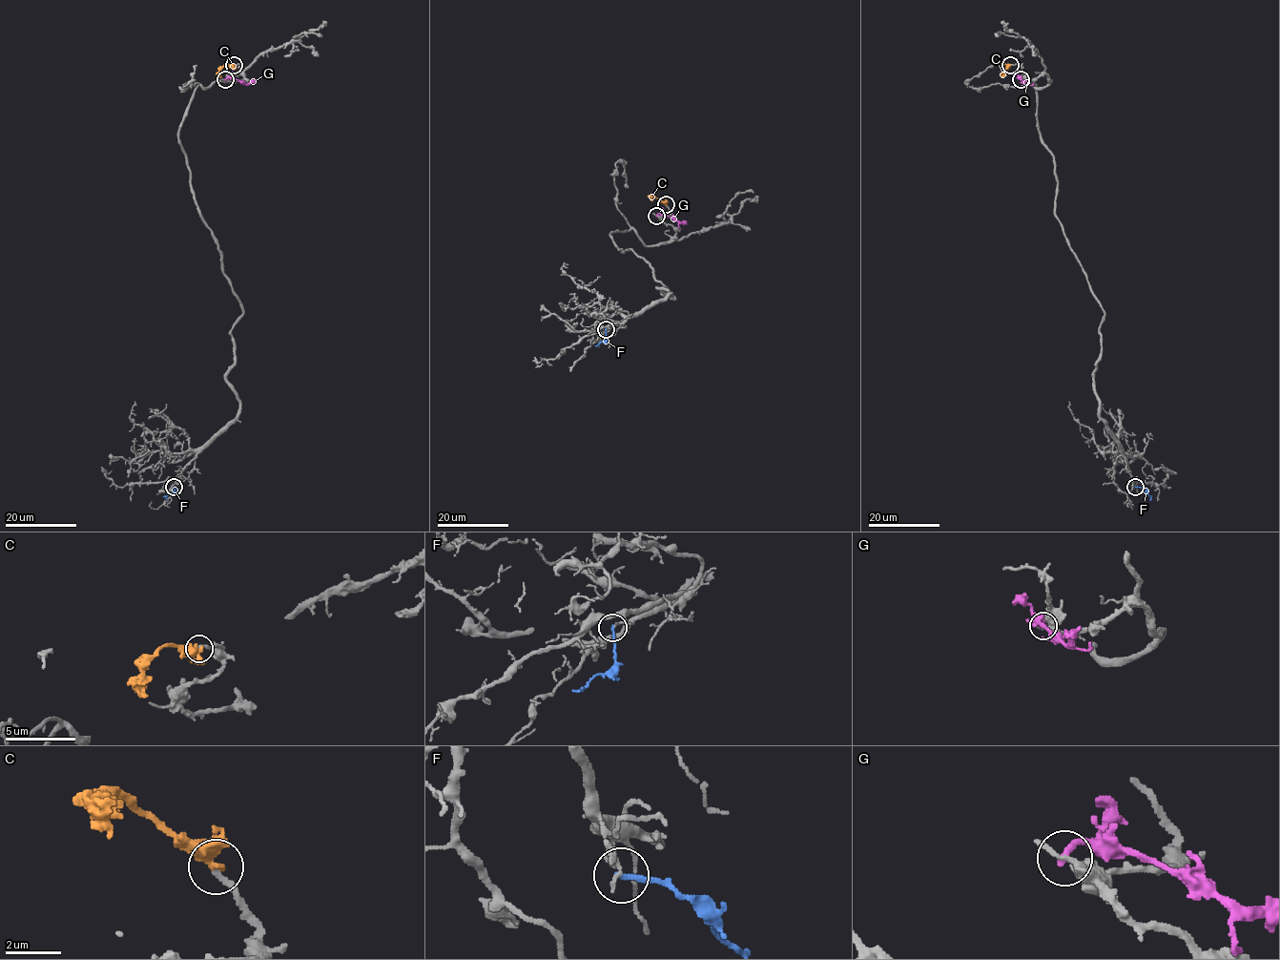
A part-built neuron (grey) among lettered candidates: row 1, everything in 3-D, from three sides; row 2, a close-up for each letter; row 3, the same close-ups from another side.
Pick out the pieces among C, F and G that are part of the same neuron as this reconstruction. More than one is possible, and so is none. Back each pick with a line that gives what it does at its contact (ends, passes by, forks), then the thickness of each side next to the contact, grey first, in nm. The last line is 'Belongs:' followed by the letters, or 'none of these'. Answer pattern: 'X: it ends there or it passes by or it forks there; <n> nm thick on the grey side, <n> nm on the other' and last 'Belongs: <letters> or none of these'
C: it ends there; 200 nm thick on the grey side, 460 nm on the other
Belongs: C

